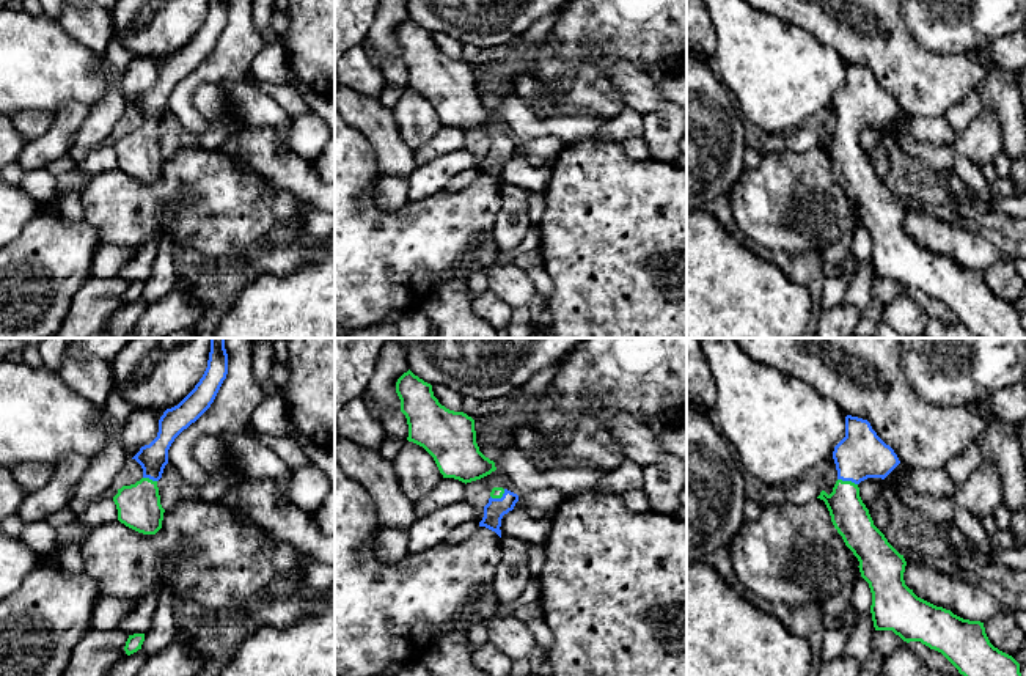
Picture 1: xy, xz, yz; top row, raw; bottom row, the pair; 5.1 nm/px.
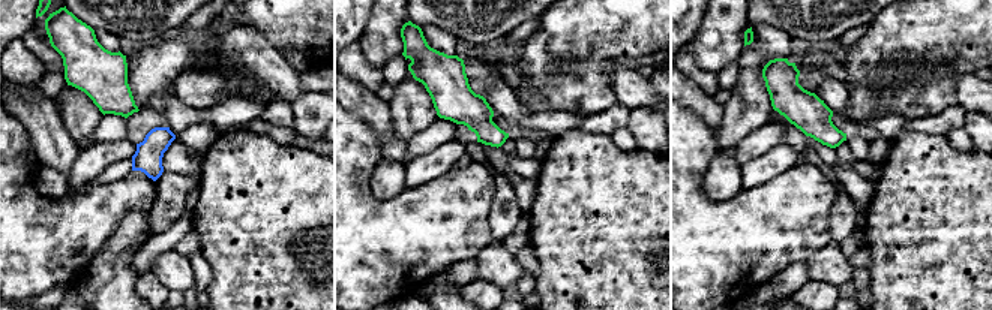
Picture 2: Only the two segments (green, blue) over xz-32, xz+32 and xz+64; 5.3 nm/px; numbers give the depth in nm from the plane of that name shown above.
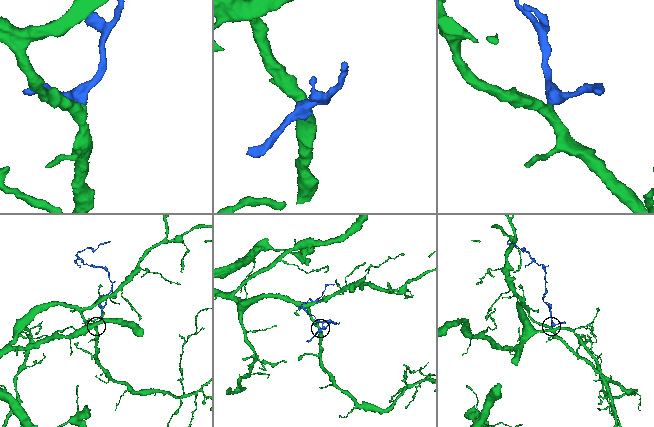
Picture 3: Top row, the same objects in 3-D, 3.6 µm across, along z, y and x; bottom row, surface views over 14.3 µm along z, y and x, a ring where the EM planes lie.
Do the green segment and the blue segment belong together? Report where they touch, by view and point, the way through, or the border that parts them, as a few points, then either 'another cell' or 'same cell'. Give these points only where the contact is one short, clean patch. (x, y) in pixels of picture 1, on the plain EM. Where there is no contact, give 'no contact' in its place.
yz (847, 129) | across yz (849, 162), (847, 129), (861, 101) | same cell

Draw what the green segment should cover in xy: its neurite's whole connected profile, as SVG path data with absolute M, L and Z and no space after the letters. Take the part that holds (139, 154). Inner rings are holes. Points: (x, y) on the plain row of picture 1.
M209 0L207 16L195 36L178 53L163 60L157 85L132 105L141 113L143 126L123 134L113 145L121 171L143 182L156 182L162 176L165 157L157 129L168 112L168 97L174 86L211 55L226 22L228 2Z

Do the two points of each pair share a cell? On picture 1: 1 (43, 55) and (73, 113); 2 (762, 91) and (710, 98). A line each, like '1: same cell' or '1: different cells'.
1: different cells
2: different cells

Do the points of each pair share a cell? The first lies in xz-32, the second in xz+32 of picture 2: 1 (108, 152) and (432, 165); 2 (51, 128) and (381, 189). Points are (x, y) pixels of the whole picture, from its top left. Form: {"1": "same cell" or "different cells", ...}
{"1": "same cell", "2": "different cells"}

